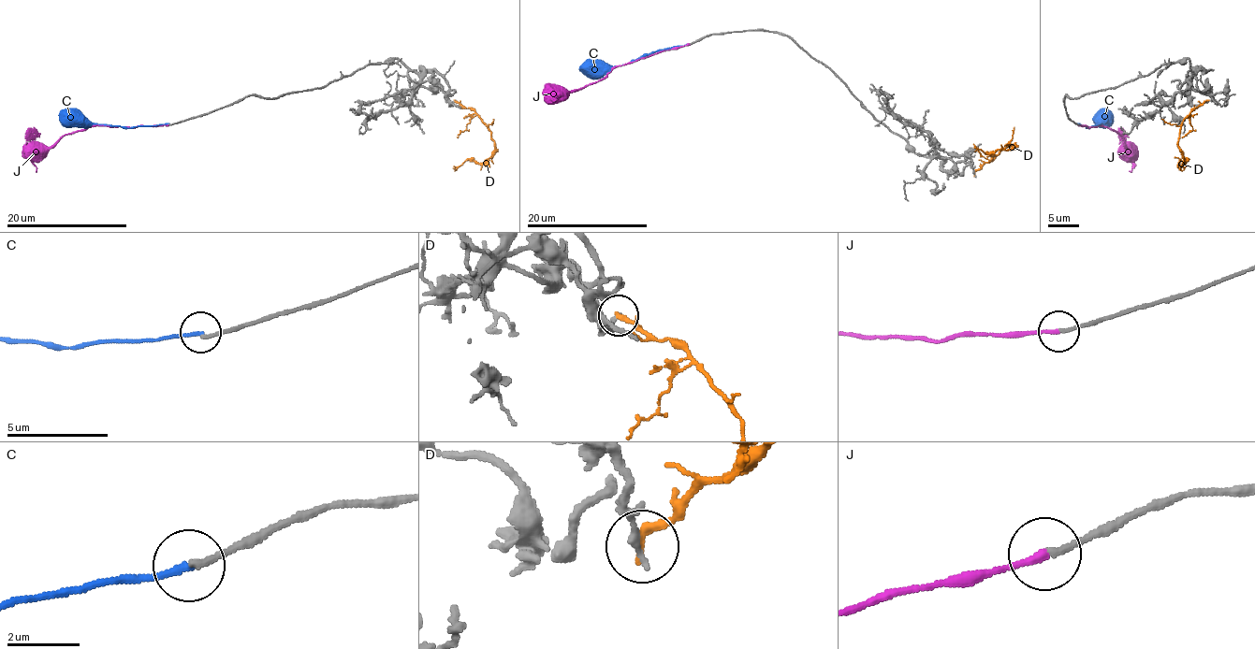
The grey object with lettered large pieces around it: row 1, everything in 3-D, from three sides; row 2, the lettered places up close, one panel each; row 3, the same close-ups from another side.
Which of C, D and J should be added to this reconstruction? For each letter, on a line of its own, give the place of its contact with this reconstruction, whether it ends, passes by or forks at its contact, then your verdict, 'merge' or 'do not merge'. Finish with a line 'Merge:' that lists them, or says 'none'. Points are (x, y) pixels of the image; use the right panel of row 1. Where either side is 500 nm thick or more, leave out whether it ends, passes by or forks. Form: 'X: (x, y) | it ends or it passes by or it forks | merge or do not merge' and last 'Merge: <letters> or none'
C: (1078, 123) | it ends | do not merge
D: (1207, 101) | it ends | do not merge
J: (1078, 124) | it ends | merge
Merge: J

